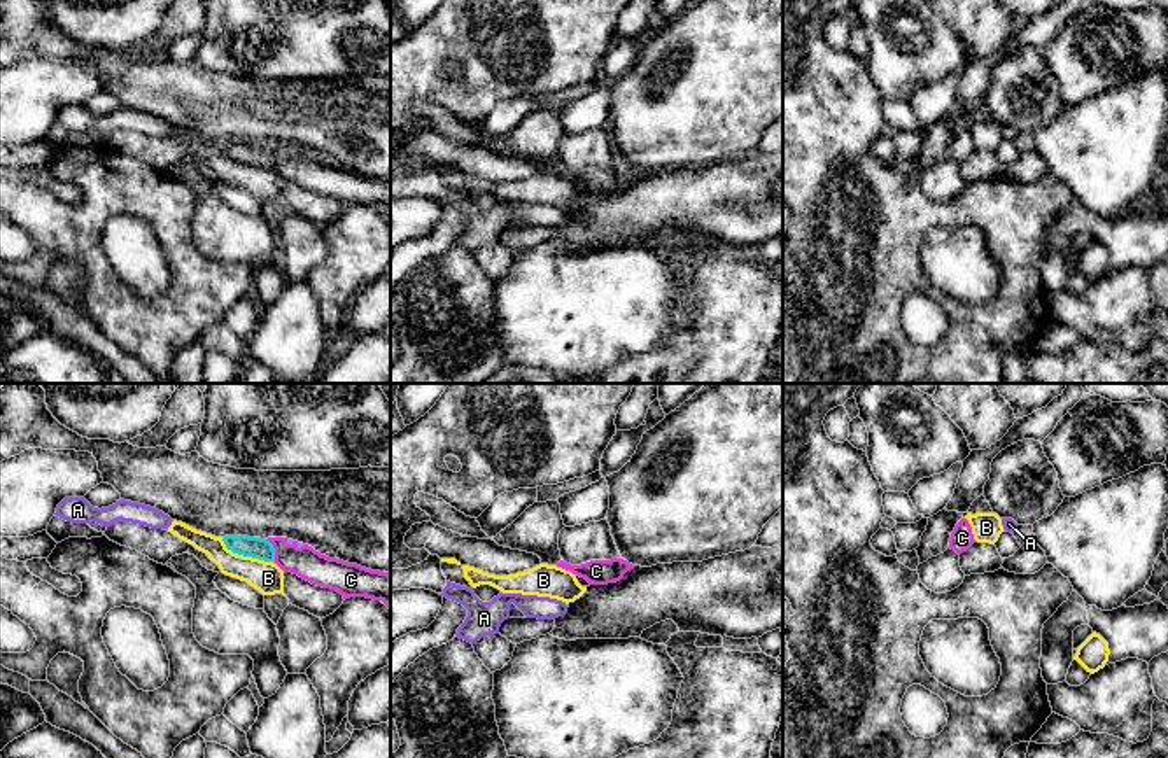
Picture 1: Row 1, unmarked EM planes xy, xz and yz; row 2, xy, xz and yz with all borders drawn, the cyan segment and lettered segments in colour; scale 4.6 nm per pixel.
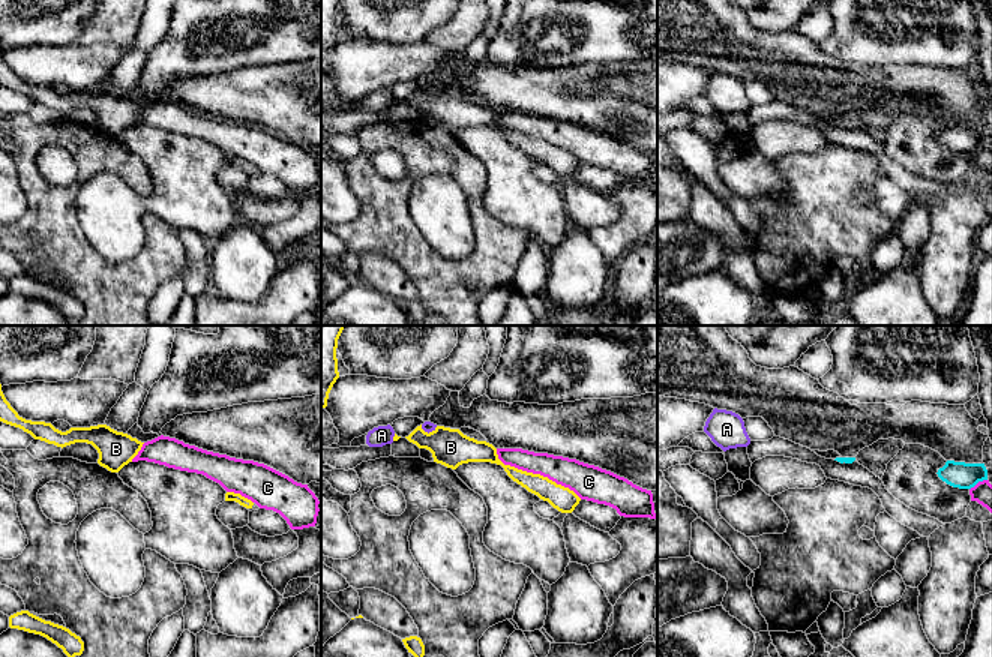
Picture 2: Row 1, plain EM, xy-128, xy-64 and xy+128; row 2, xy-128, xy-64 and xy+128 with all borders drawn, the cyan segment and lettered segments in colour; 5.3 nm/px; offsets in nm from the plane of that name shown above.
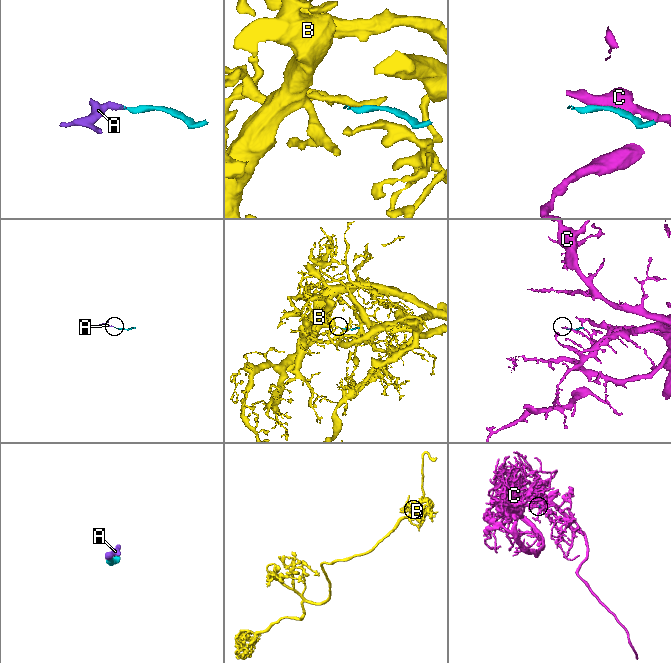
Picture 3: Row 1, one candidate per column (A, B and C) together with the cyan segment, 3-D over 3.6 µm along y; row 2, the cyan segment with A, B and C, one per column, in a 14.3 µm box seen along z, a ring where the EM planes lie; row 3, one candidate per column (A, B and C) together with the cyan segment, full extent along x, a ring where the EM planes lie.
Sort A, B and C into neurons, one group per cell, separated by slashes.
A / B / C

